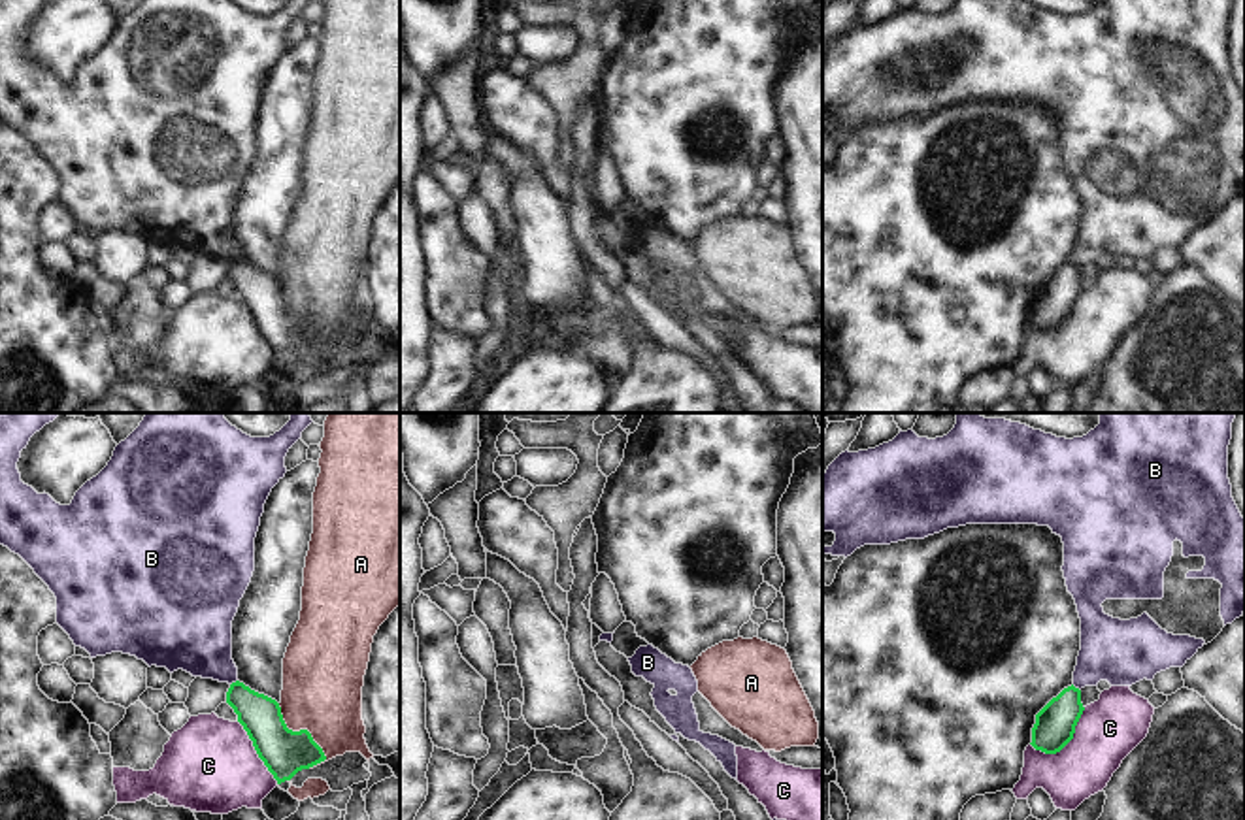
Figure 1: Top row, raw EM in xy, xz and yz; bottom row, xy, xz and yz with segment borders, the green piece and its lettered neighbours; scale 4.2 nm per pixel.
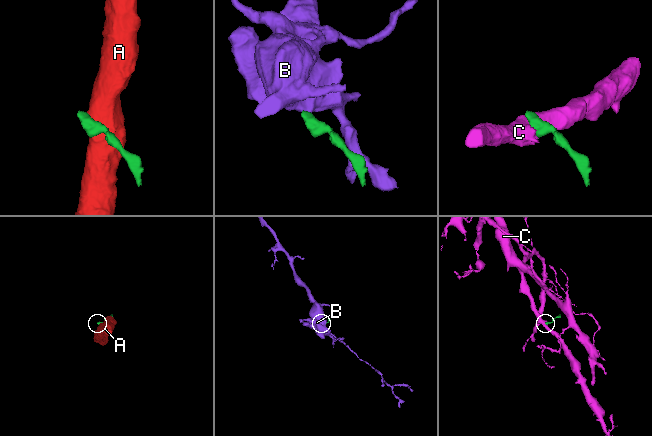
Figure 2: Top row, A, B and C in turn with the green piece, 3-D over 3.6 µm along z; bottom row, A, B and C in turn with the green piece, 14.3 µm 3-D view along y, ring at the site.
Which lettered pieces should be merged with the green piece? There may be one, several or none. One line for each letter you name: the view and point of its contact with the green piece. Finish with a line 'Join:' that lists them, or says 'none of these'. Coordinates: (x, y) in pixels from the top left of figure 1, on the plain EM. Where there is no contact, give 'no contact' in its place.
Join: none of these

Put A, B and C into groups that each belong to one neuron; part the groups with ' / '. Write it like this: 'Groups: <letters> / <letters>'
Groups: A / B / C.

